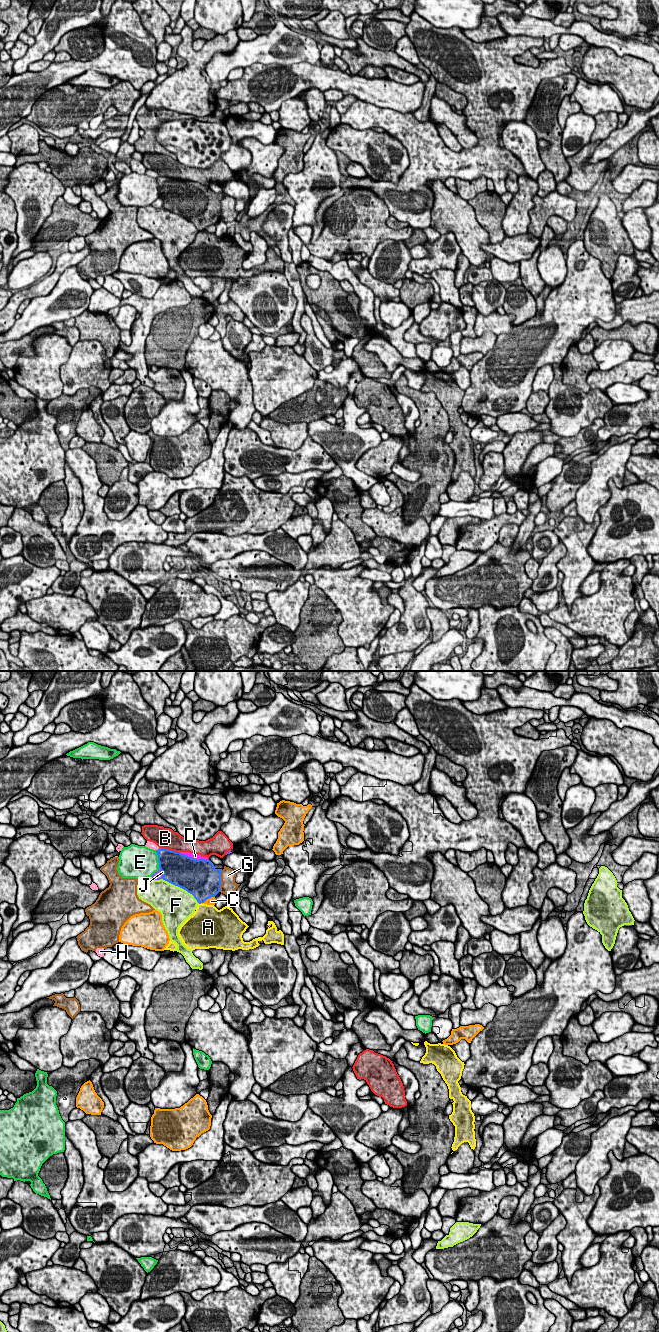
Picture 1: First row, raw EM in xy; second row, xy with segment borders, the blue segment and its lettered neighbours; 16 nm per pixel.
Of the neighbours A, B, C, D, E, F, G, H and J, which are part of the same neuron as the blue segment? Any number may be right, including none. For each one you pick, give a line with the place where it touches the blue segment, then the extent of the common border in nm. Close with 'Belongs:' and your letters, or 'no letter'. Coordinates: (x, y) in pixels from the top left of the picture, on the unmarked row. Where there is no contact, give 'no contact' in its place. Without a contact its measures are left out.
D: contact xy (193, 186); length 480 nm
Belongs: D

